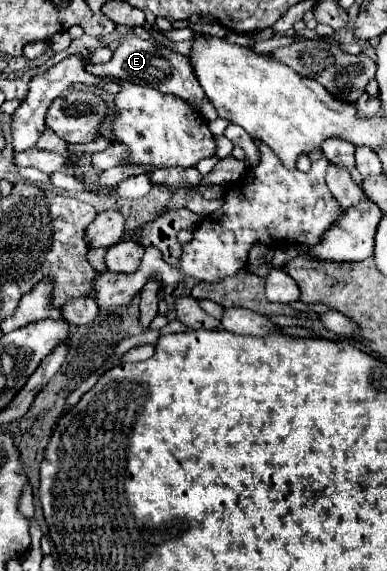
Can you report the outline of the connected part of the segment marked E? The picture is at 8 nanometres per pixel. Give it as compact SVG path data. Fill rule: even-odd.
M127 34L123 44L113 52L113 58L105 64L87 64L85 70L89 70L95 76L115 76L121 78L125 82L133 82L139 86L153 86L165 94L175 94L187 102L197 102L203 104L205 100L205 92L199 86L199 80L193 72L191 66L191 58L177 54L177 52L169 52L169 50L155 50L155 46L147 40L137 38L135 34Z

